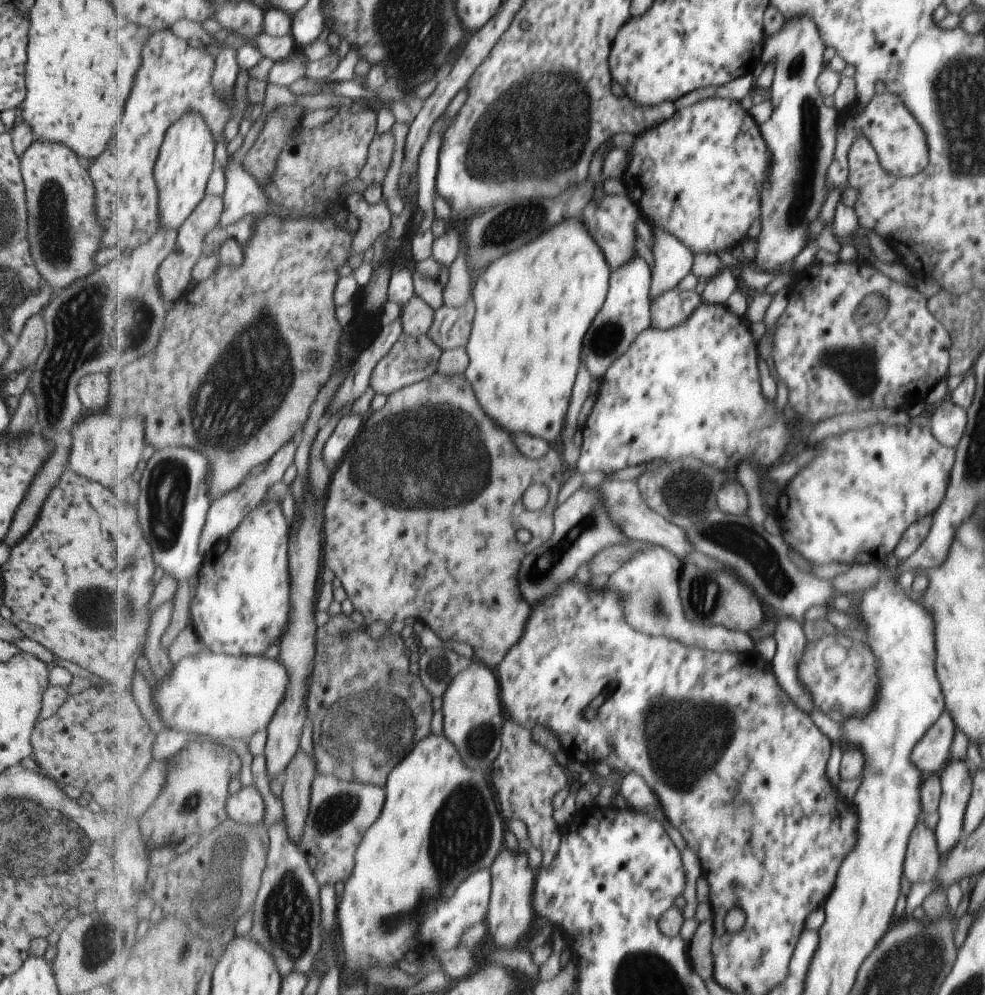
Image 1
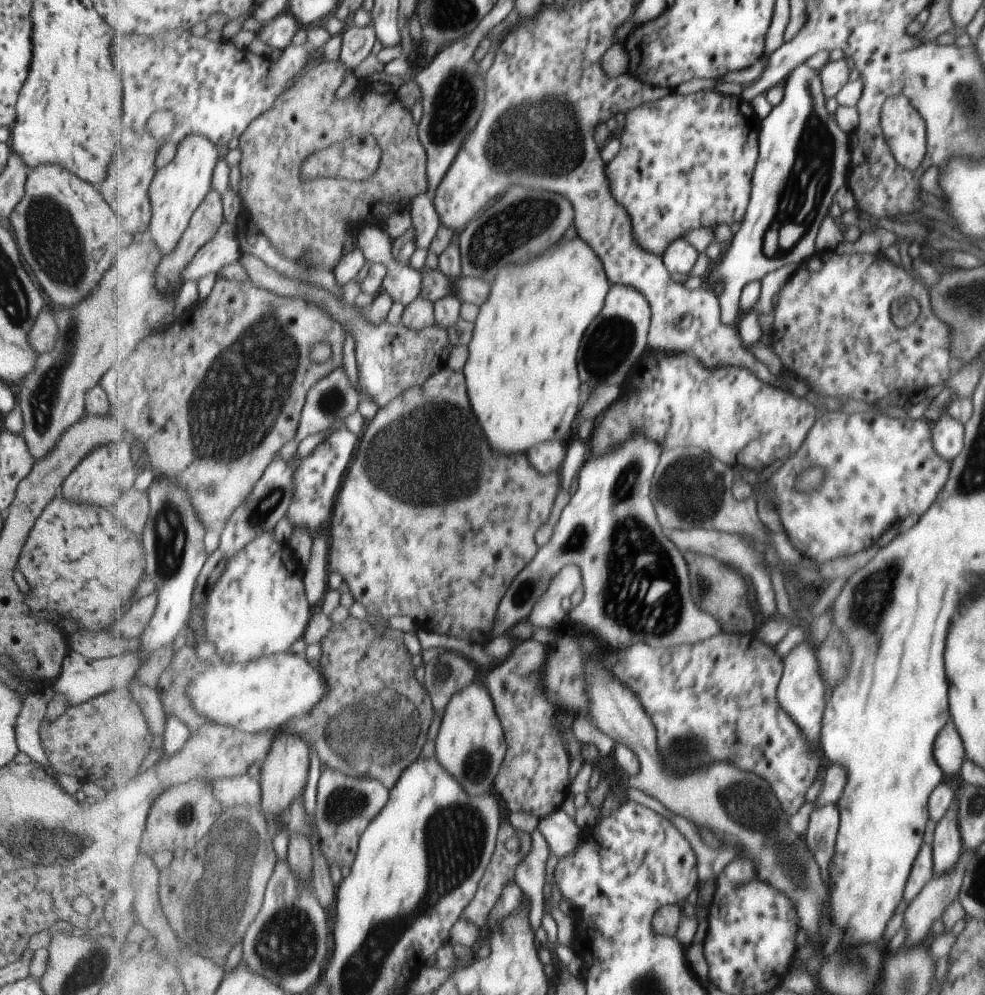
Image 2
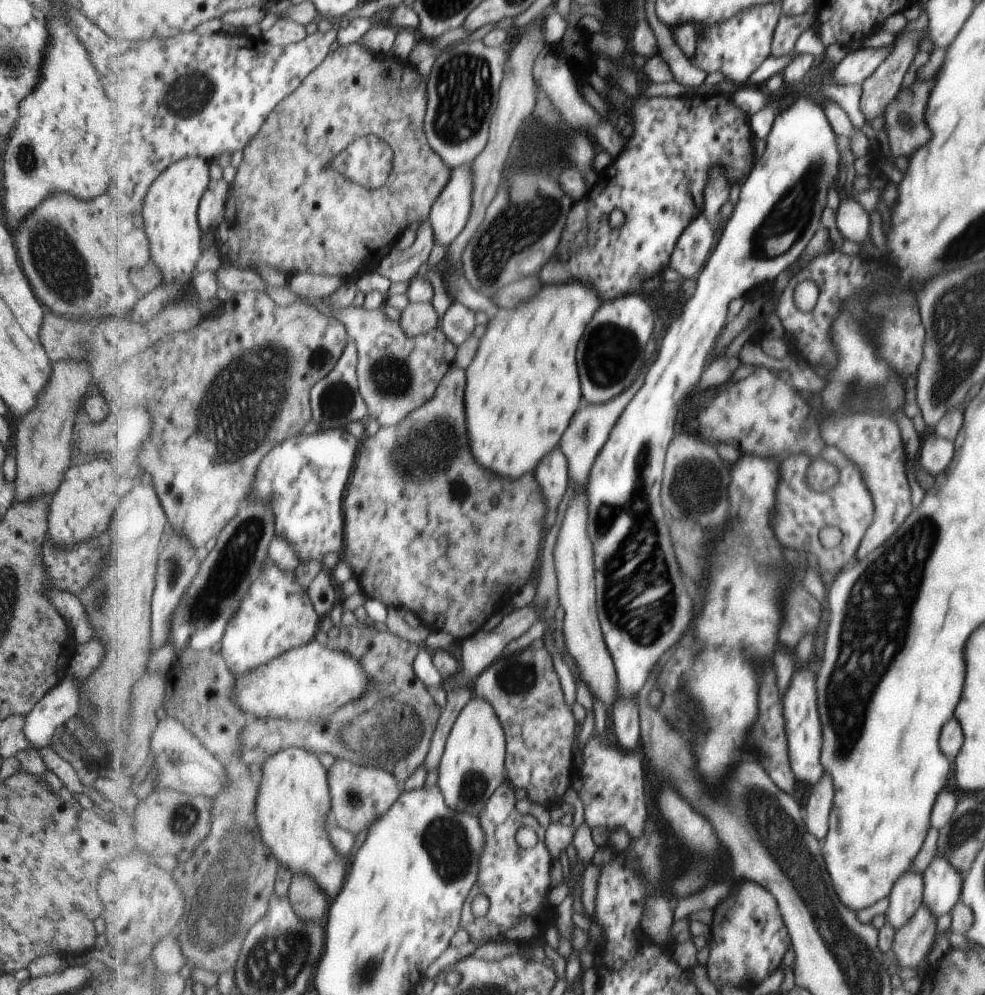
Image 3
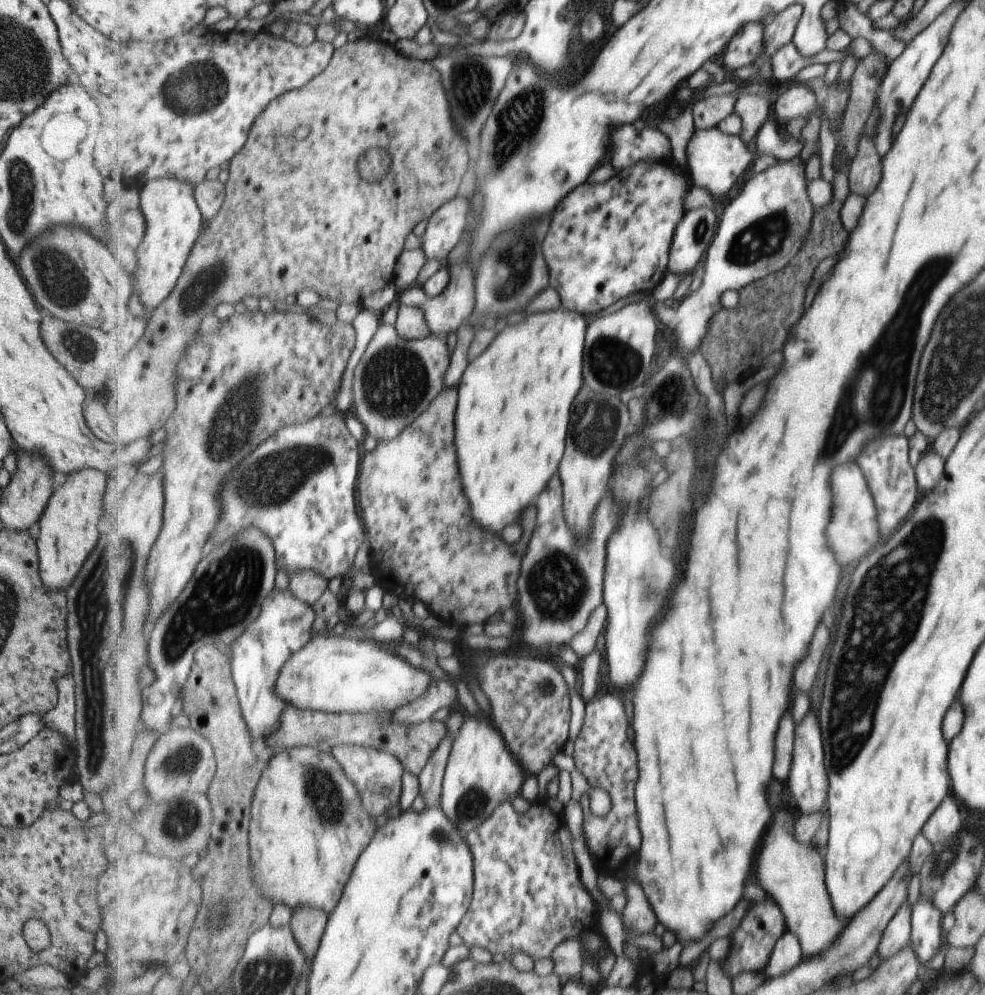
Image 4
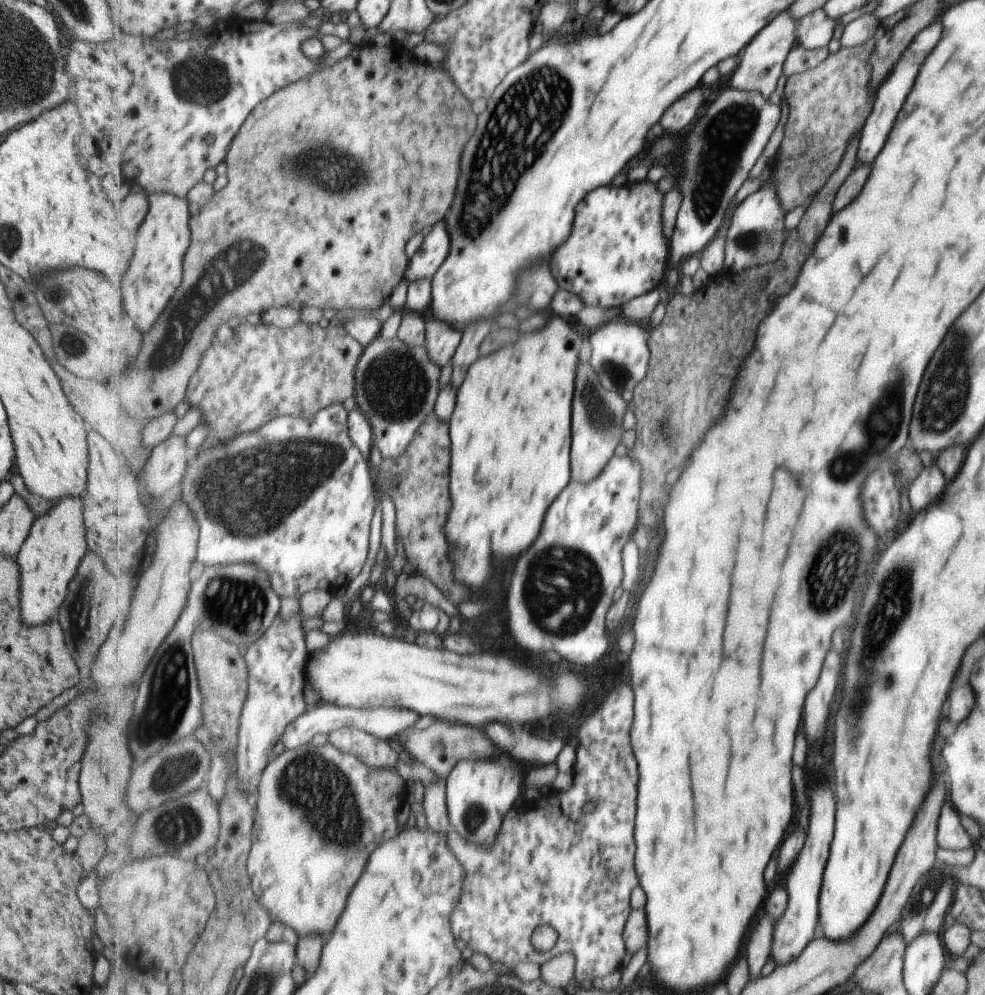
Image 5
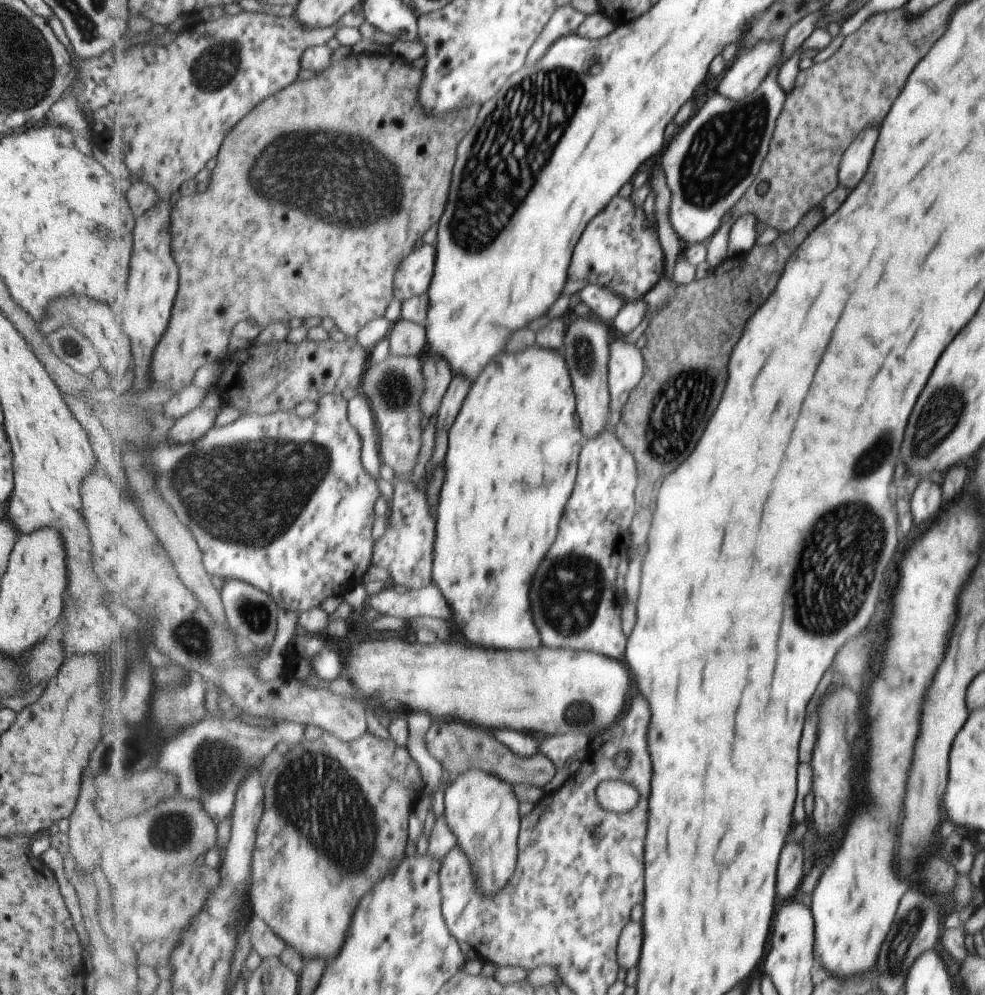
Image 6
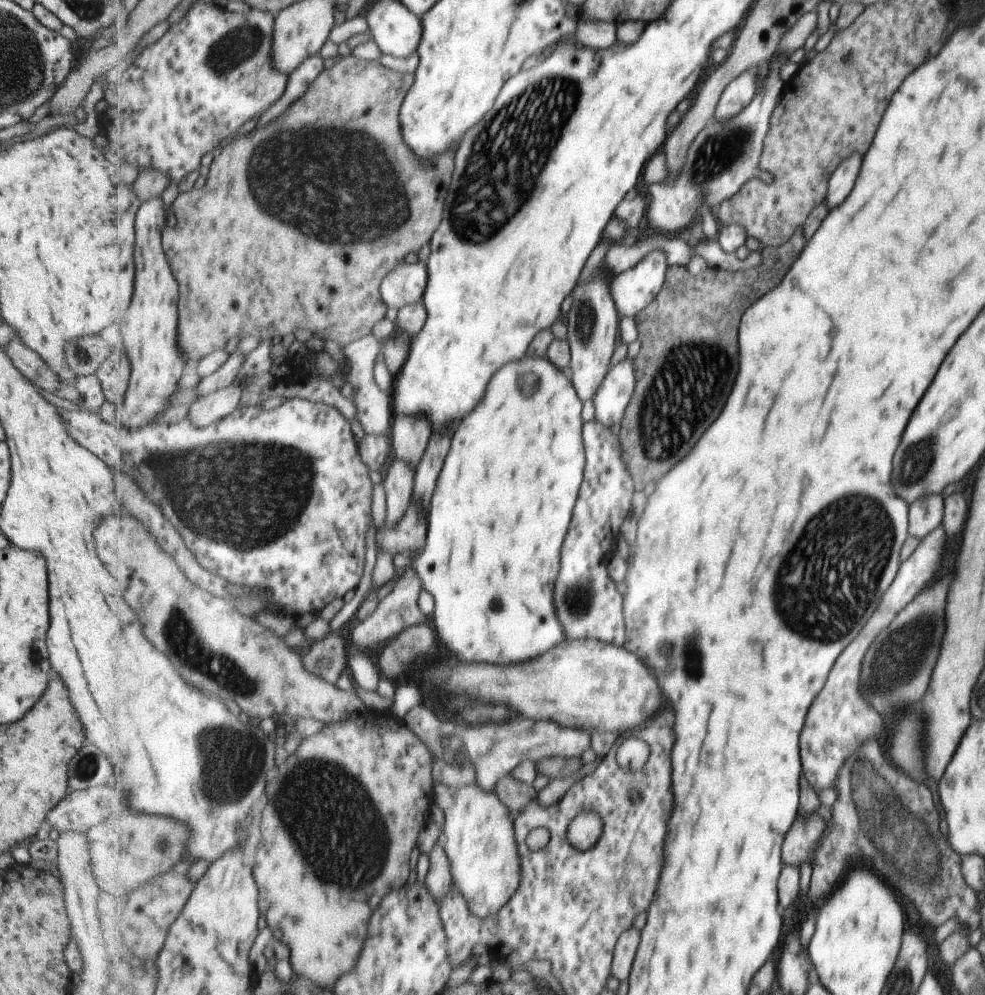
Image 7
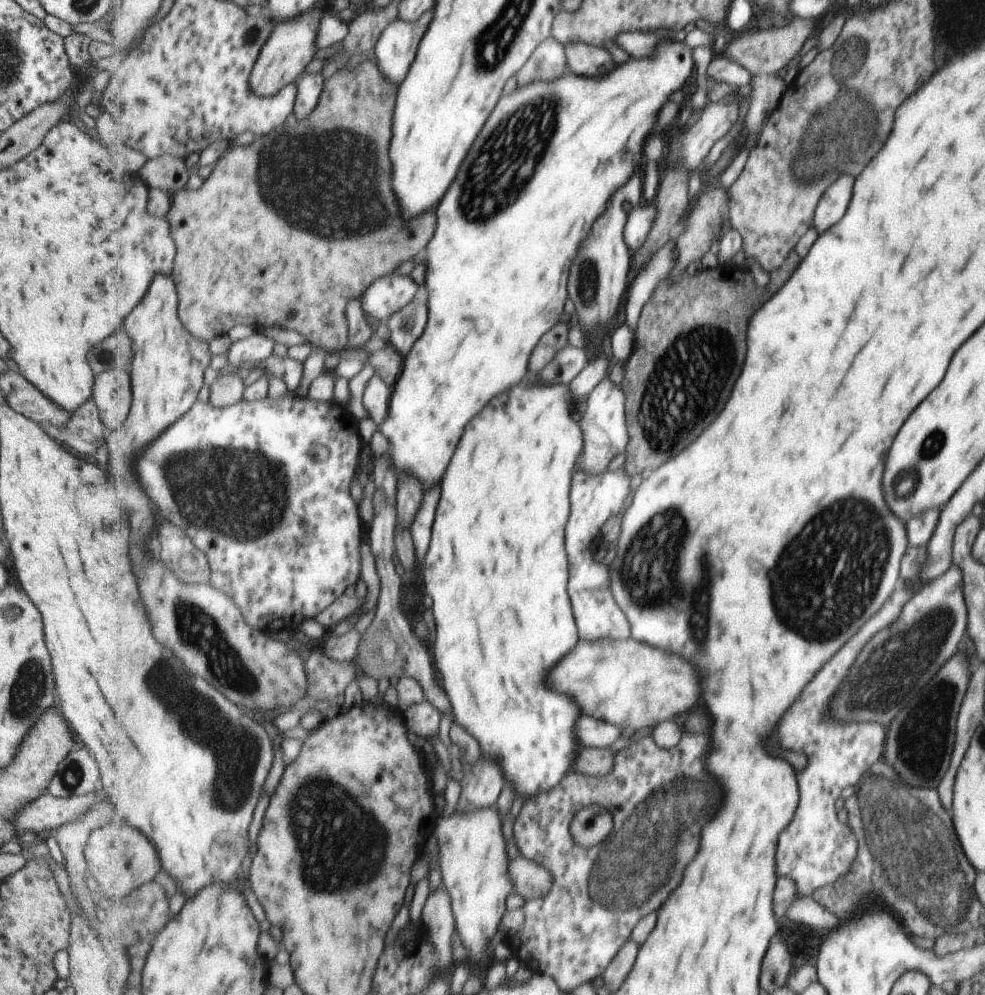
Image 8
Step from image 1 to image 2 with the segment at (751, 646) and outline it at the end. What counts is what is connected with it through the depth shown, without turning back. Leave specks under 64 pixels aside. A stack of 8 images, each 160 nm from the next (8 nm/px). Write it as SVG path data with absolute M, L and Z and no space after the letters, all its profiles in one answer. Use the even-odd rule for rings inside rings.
M639 437L627 441L605 458L589 458L578 476L577 489L572 491L570 501L554 526L550 541L539 548L529 564L516 576L513 586L501 601L495 632L503 634L529 617L544 598L555 576L566 566L579 564L583 570L585 600L571 610L568 620L589 628L609 648L625 649L631 642L646 642L661 648L681 646L697 644L721 634L721 624L693 602L686 558L665 536L663 526L657 520L656 506L651 502L651 478L659 464L661 450L660 443Z

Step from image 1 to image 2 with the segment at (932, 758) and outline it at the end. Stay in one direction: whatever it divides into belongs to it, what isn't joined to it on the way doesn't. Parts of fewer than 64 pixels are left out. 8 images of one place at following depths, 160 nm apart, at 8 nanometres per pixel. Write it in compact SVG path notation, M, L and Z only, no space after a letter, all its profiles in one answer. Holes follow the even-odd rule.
M947 720L945 726L937 732L931 754L943 774L955 774L960 769L965 753L951 720Z

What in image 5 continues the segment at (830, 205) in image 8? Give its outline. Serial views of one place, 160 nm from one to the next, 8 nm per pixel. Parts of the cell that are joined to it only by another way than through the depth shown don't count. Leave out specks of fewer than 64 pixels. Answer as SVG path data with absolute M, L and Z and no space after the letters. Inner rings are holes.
M933 20L928 25L925 25L911 39L907 48L898 56L895 64L888 70L884 79L879 82L879 86L874 92L872 108L860 130L858 149L856 150L857 165L859 163L871 164L873 158L879 154L879 150L881 150L881 146L883 146L883 142L885 142L885 138L887 138L891 126L893 126L893 120L895 120L895 116L899 114L901 104L903 104L905 96L909 94L909 90L911 90L911 86L913 86L913 80L915 80L915 76L917 76L917 72L919 72L921 62L929 56L929 52L935 48L935 44L939 42L939 38L941 38L941 26L939 26L938 20Z

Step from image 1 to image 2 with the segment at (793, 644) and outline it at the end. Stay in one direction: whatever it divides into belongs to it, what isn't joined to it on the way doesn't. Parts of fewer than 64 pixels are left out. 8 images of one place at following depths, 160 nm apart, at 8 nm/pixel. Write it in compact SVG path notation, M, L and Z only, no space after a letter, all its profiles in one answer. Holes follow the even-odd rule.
M807 642L797 644L789 654L785 654L785 674L781 676L781 690L777 690L777 698L781 698L781 707L797 722L801 732L820 748L820 728L823 724L825 705L825 687L817 666L813 648Z

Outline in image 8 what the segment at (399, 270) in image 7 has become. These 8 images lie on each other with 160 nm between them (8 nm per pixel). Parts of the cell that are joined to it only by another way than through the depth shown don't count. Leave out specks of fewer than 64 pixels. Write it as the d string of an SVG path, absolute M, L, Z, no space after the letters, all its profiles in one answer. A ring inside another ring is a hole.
M391 273L375 281L363 294L364 310L375 320L387 320L409 303L422 299L424 289L410 275Z

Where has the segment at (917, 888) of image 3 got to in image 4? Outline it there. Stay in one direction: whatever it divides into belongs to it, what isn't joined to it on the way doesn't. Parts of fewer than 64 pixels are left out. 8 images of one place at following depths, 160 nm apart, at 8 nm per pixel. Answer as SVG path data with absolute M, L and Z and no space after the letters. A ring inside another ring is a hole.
M903 901L892 920L888 922L887 928L883 932L880 944L876 951L882 958L882 962L893 956L903 945L908 944L910 937L910 907L907 901Z

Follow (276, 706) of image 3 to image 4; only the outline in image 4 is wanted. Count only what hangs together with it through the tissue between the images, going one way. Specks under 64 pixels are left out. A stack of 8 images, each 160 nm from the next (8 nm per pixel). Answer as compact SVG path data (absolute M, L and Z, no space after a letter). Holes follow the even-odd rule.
M333 633L314 636L308 645L292 654L277 677L274 692L287 705L304 711L321 711L322 713L368 713L369 710L383 709L395 712L407 703L415 702L428 691L431 680L429 674L413 668L409 662L397 655L389 644L380 644L374 639L355 640L343 638Z

